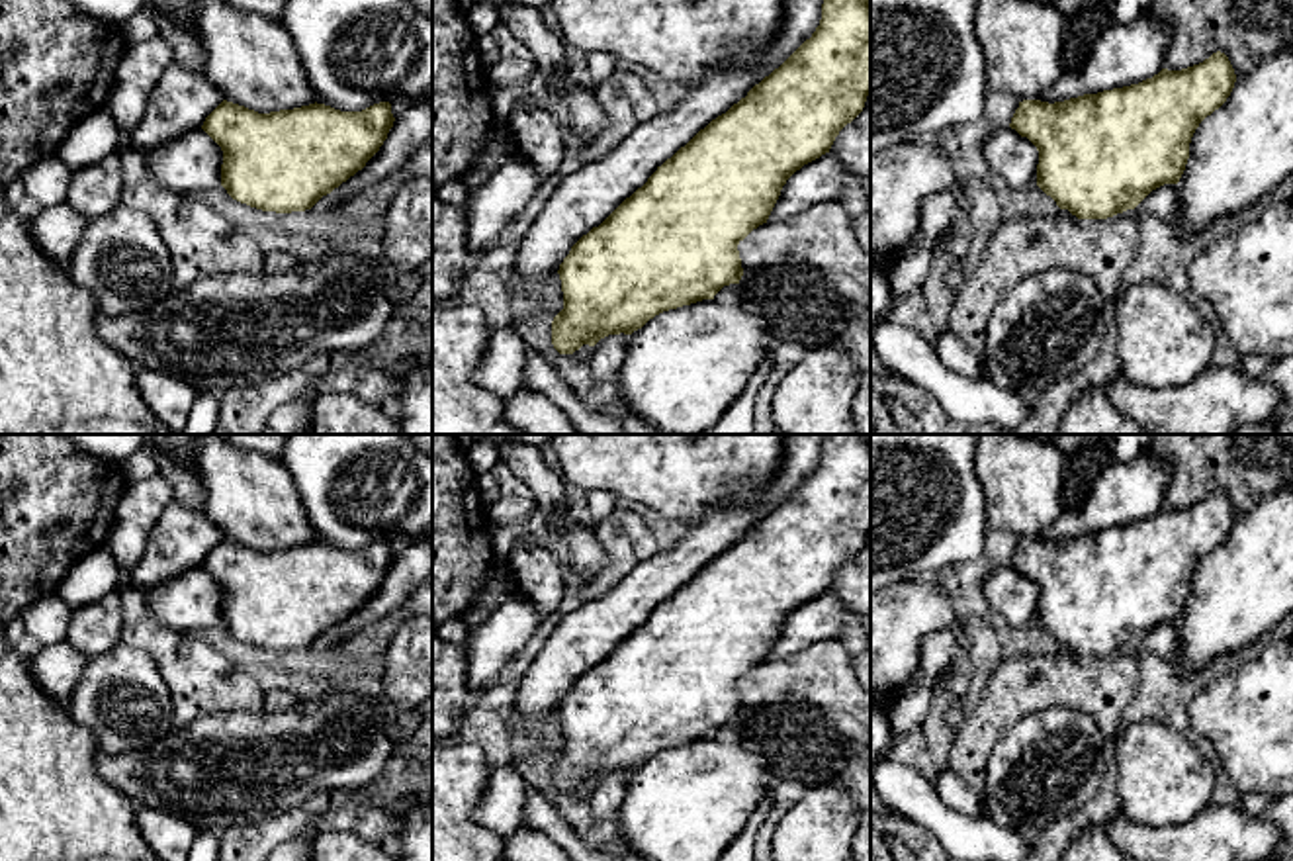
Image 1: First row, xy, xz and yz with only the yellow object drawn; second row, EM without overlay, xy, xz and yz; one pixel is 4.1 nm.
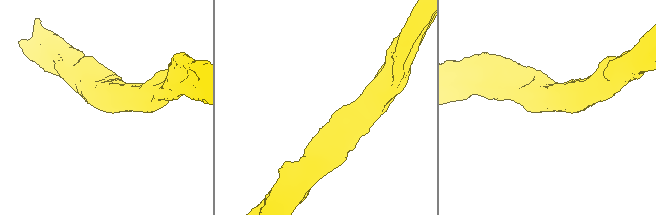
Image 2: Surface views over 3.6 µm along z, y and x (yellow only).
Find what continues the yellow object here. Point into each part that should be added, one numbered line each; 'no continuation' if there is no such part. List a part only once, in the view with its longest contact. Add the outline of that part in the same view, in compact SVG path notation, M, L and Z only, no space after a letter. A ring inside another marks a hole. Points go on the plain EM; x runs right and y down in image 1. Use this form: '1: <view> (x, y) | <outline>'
1: xz (583, 638) | M784 434L780 464L755 503L734 491L712 505L669 550L638 562L608 593L559 616L557 626L518 683L513 718L534 726L559 708L571 685L712 558L779 507L822 458L825 434Z

